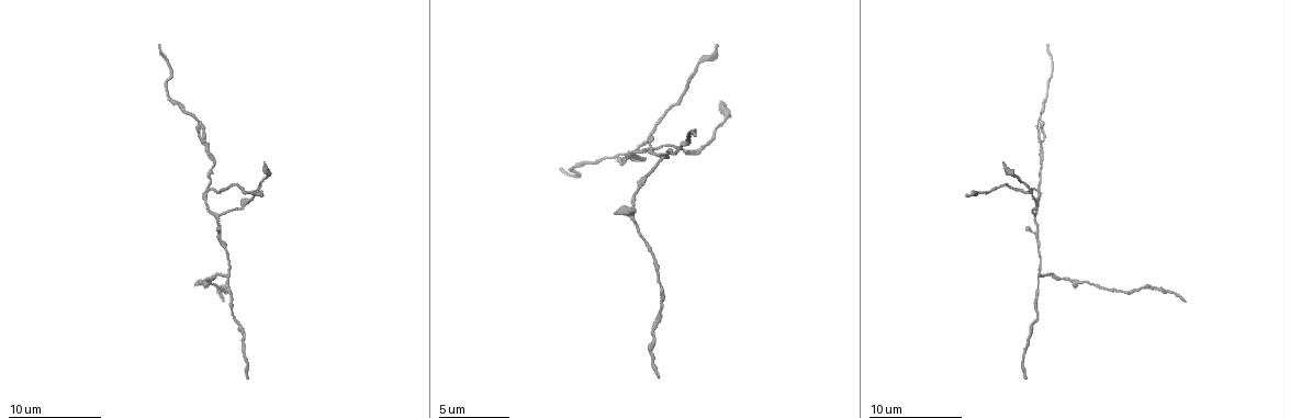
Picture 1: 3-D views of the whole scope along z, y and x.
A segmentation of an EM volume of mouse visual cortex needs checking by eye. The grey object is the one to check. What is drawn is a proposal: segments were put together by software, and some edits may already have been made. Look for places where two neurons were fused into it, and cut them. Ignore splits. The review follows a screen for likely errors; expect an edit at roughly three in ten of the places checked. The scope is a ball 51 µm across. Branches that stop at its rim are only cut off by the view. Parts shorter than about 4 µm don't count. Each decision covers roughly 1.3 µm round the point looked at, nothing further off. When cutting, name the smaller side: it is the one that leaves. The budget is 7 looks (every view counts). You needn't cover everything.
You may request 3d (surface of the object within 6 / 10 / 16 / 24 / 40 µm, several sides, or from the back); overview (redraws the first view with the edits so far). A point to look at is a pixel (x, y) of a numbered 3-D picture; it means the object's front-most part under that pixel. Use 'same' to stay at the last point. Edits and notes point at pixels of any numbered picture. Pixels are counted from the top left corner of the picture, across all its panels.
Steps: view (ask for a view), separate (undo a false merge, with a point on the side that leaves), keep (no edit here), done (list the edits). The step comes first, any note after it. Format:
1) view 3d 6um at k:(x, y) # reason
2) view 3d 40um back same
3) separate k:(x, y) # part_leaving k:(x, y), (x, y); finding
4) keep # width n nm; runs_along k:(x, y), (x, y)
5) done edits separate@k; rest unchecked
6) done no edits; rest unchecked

view 3d 10um at 1:(1034, 190) # three-way junction

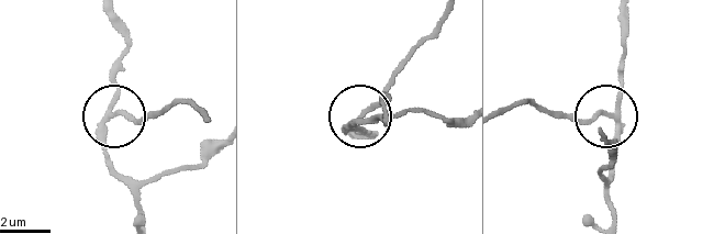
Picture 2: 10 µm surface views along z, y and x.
separate 2:(134, 121) # part_leaving 2:(107, 115), (137, 122), (180, 103), (201, 112); a second neuron is stuck on

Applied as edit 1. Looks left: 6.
view overview # redraw

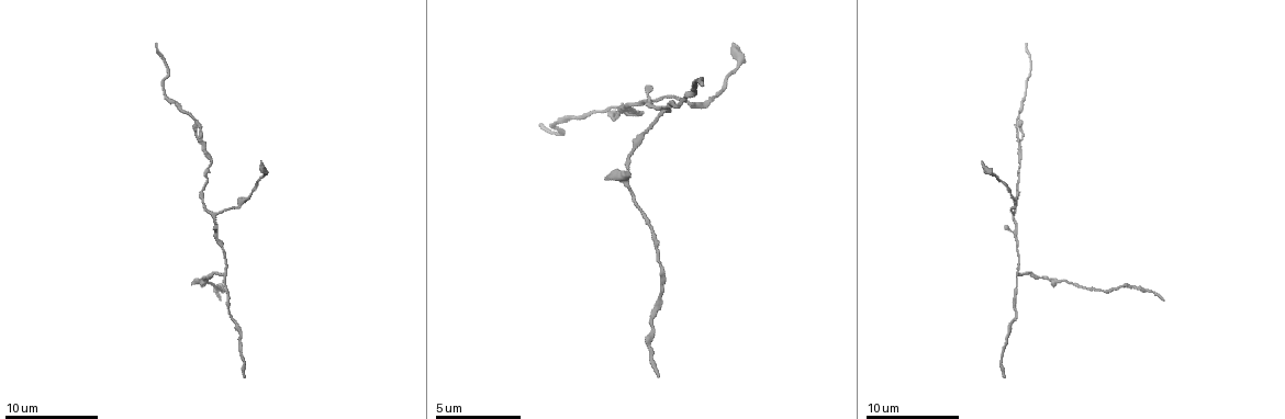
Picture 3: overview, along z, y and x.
view 3d 6um at 3:(1020, 274) # a fork

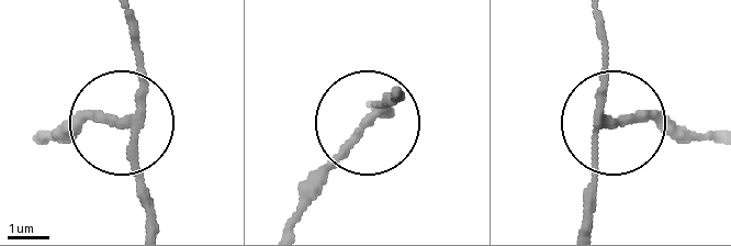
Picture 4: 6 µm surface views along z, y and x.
separate 4:(85, 115) # arms 3; part_leaving 4:(130, 123), (48, 141); a second neuron is stuck on

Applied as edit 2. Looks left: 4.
view overview # see it whole again

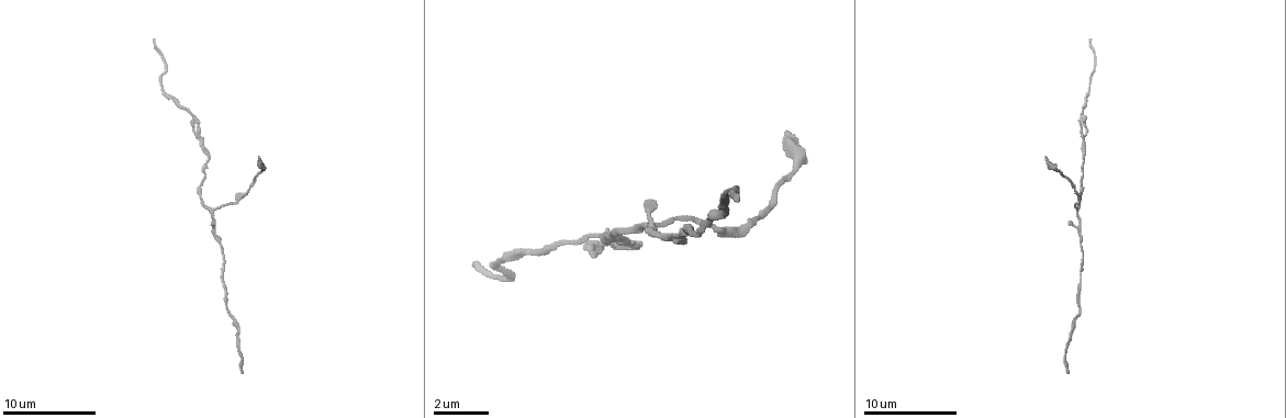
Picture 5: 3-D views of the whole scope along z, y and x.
view 3d 10um at 5:(1081, 227) # arms part here

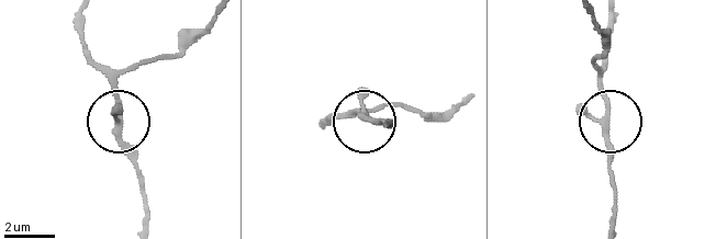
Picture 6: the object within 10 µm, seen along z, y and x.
keep # arms 3; continuous, no second neuron

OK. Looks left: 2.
done edits separate@2, separate@4; rest unchecked

